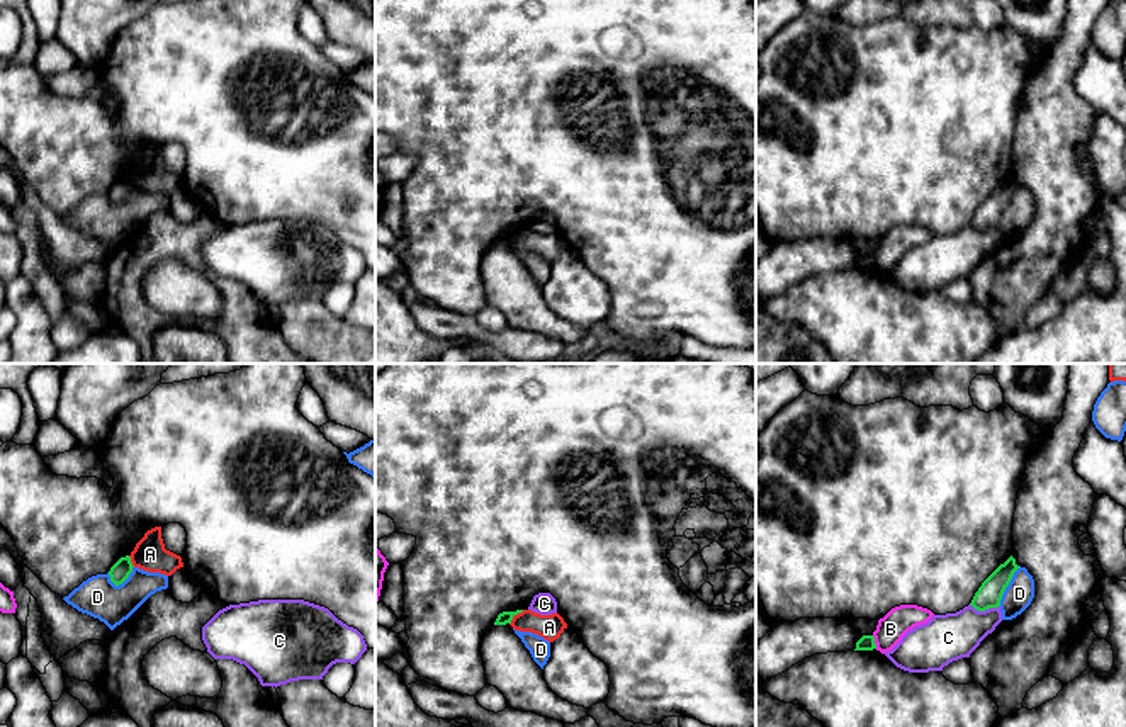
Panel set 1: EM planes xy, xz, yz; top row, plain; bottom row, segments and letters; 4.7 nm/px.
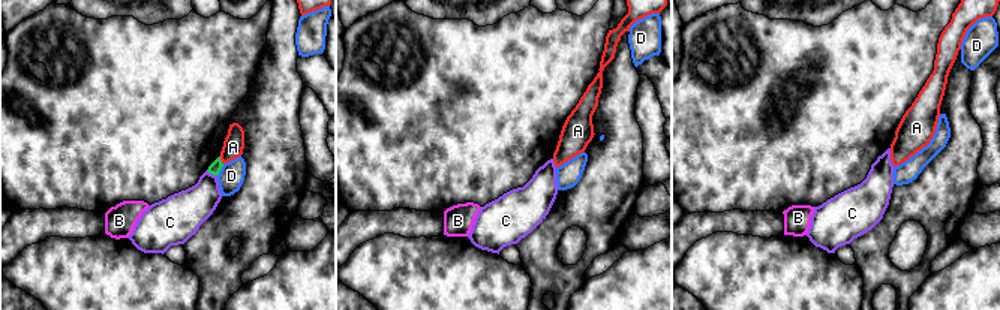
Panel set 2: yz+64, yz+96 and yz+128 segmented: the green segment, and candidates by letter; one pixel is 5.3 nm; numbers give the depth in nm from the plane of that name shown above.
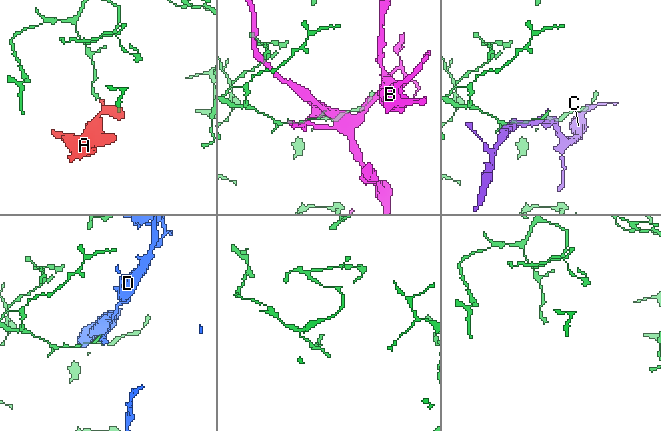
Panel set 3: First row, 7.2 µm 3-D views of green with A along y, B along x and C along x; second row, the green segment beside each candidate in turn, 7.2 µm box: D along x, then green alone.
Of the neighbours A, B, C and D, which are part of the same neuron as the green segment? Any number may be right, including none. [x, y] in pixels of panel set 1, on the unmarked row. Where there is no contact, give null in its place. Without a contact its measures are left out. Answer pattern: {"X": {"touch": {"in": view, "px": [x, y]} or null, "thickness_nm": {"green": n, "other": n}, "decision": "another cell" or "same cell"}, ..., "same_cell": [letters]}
{"A": {"touch": {"in": "xz", "px": [515, 233]}, "thickness_nm": {"green": 60, "other": 120}, "decision": "another cell"}, "B": {"touch": {"in": "yz", "px": [873, 262]}, "thickness_nm": {"green": 80, "other": 140}, "decision": "another cell"}, "C": {"touch": {"in": "yz", "px": [985, 228]}, "thickness_nm": {"green": 120, "other": 220}, "decision": "another cell"}, "D": {"touch": {"in": "yz", "px": [1007, 204]}, "thickness_nm": {"green": 120, "other": 140}, "decision": "another cell"}, "same_cell": []}

